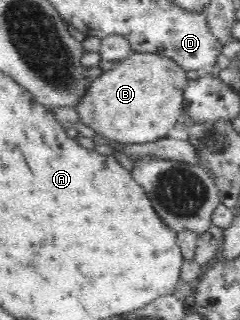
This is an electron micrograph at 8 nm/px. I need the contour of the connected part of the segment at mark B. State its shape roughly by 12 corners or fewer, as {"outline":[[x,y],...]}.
{"outline":[[134,52],[90,80],[79,122],[122,144],[167,137],[189,74]]}

